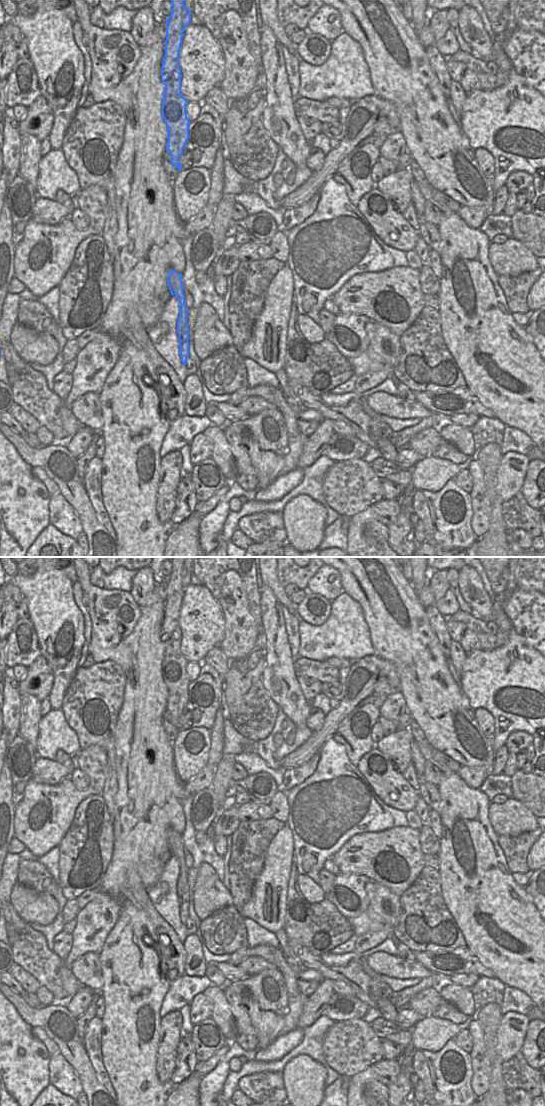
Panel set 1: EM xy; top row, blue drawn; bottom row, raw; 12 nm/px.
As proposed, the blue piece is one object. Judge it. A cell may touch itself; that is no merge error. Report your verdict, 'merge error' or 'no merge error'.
merge error

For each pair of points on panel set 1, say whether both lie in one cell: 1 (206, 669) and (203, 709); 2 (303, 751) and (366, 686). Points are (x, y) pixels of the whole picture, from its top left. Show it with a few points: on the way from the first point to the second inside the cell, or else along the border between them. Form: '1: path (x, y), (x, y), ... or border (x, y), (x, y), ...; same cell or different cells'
1: path (204, 679), (204, 699); same cell
2: path (320, 736), (330, 726), (332, 720), (349, 703); same cell

